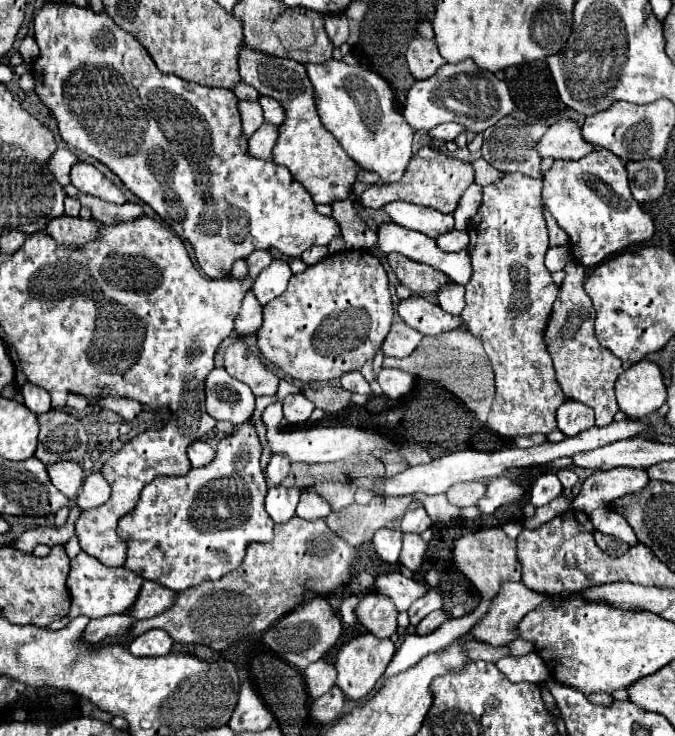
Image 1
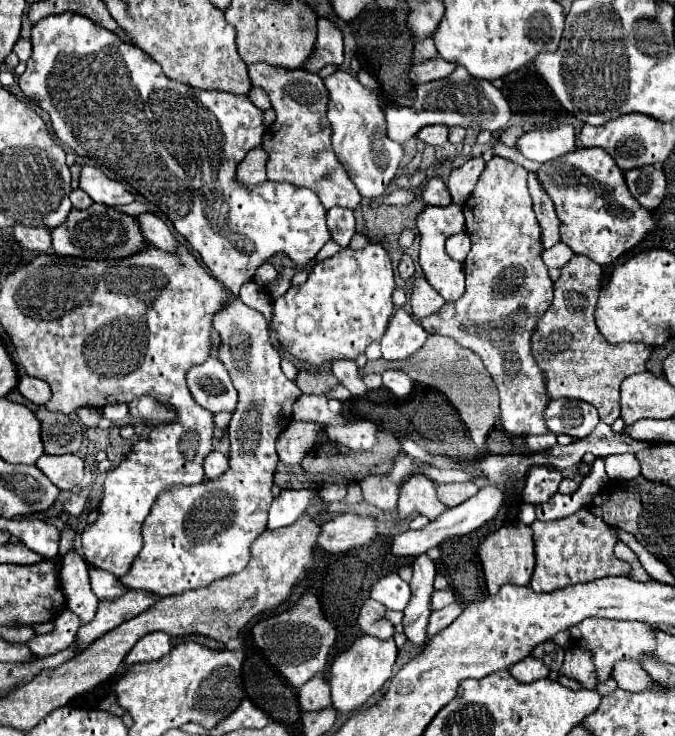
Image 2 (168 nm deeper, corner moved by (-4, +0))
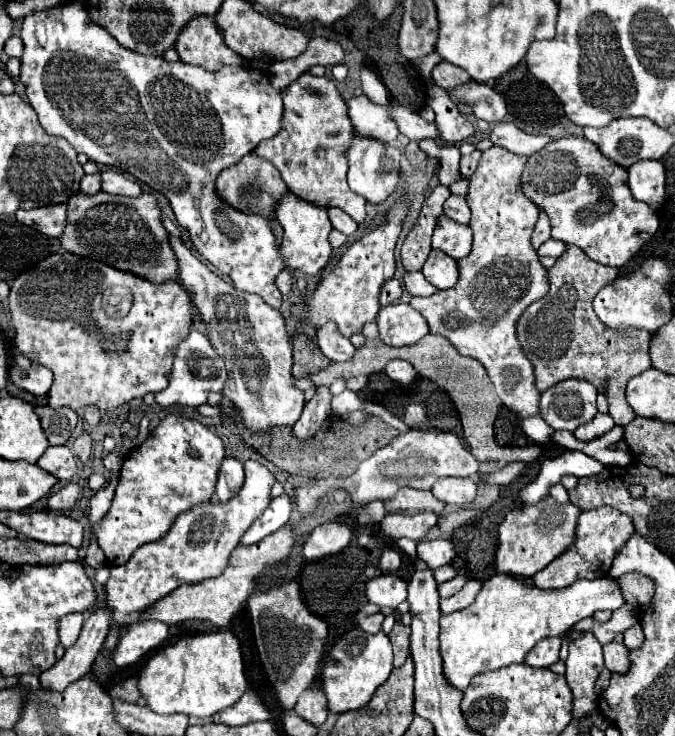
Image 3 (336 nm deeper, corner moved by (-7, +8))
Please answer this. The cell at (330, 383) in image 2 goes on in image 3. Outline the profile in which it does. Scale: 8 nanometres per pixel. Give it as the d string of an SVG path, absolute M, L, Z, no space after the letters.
M298 335L294 337L294 371L292 375L296 379L312 375L314 371L320 371L324 367L328 367L332 361L322 355L318 343L306 335Z

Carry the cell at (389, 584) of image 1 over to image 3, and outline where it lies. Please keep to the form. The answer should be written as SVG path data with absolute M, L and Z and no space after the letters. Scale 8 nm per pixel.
M384 573L366 583L366 597L380 607L396 609L406 599L406 581L396 573Z

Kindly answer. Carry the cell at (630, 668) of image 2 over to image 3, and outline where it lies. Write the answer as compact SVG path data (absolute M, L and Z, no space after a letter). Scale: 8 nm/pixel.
M616 641L604 645L604 663L606 663L606 669L612 673L618 673L618 675L628 673L628 667L630 667L628 647L624 647L624 643L616 643Z

